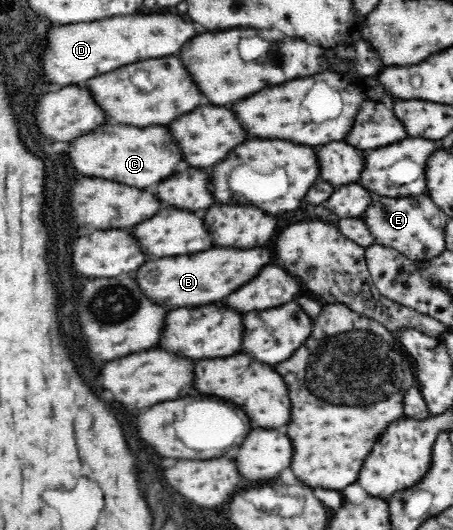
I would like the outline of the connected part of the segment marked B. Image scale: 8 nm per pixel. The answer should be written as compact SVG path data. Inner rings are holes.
M214 247L204 253L196 255L180 255L172 259L156 259L144 263L136 271L136 281L142 287L144 295L150 297L155 304L160 303L166 309L176 309L176 307L194 307L194 305L206 305L212 301L220 301L228 297L232 291L240 289L244 283L248 283L252 277L256 277L262 267L273 265L272 251L270 249L248 249L248 251L236 251L236 249L224 249L224 247ZM156 271L158 281L148 283L144 279L144 273Z

